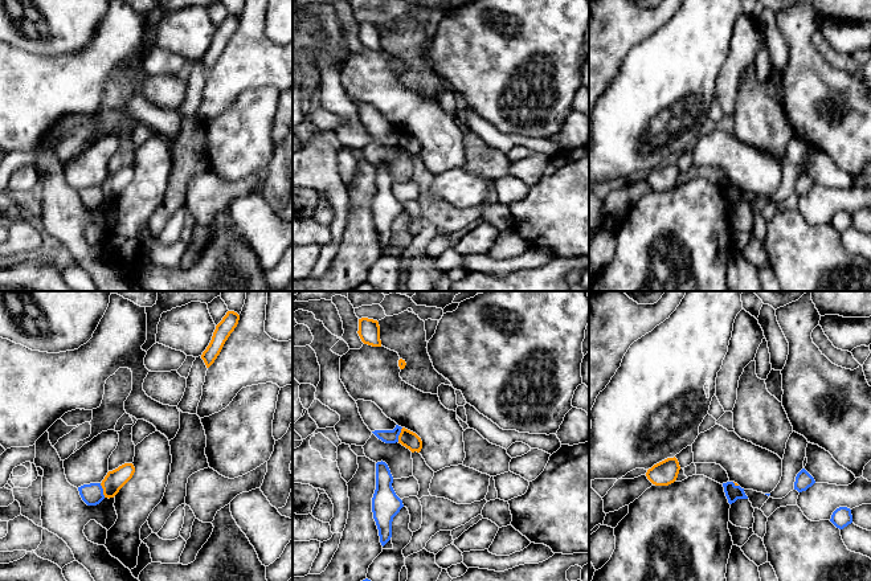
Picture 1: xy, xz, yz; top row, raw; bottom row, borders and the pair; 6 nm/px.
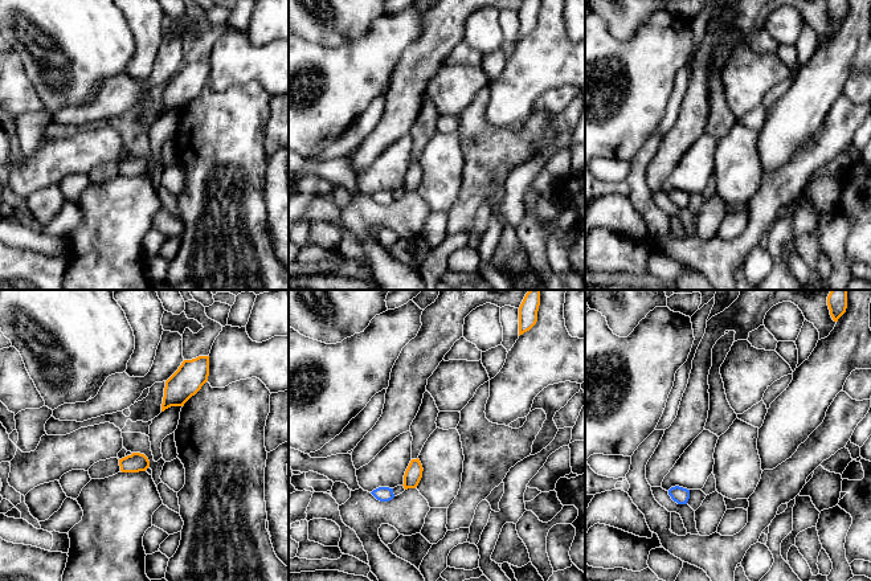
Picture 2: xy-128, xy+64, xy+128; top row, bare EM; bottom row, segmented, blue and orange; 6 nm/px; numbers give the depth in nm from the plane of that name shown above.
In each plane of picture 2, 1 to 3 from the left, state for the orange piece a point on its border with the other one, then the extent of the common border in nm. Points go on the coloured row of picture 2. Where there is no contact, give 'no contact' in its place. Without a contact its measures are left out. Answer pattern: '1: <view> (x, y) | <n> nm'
1: no contact
2: no contact
3: no contact

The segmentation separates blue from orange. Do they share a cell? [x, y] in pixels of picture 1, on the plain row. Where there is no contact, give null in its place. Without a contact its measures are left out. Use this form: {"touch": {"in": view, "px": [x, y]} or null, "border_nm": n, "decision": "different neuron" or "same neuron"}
{"touch": {"in": "xy", "px": [102, 193]}, "border_nm": 90, "decision": "different neuron"}

